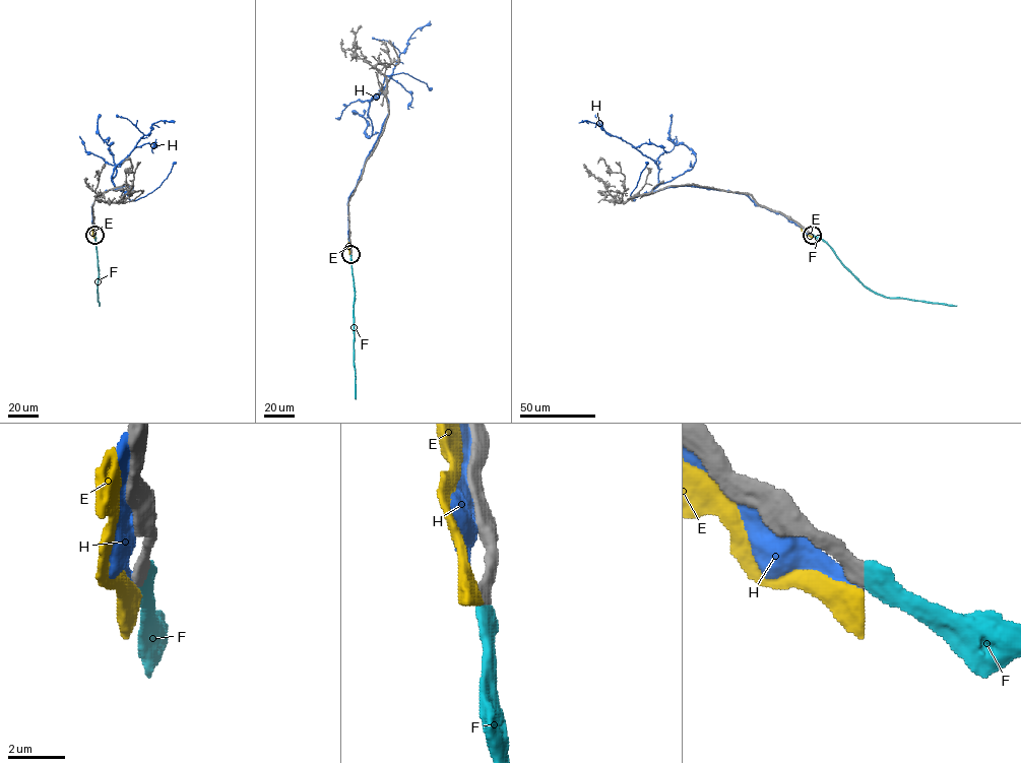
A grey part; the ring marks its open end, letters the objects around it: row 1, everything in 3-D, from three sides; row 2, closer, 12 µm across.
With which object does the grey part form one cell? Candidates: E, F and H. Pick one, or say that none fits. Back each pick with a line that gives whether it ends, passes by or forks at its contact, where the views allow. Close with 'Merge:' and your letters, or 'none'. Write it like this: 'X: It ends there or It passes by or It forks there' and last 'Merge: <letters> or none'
F: It ends there
Merge: F

